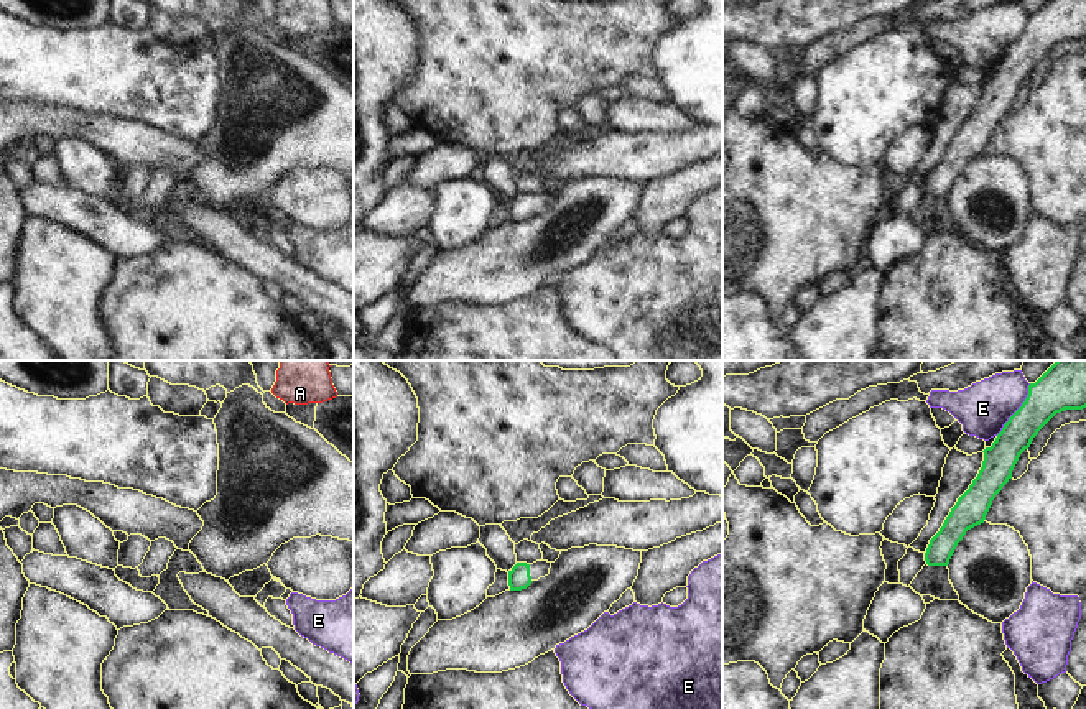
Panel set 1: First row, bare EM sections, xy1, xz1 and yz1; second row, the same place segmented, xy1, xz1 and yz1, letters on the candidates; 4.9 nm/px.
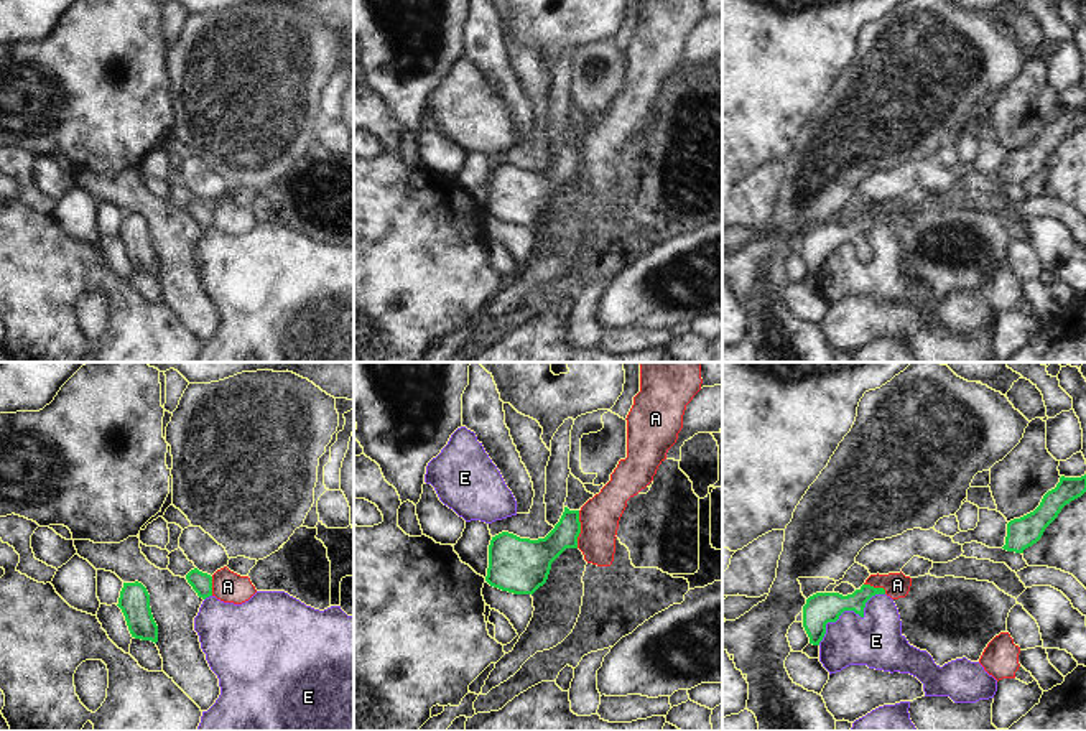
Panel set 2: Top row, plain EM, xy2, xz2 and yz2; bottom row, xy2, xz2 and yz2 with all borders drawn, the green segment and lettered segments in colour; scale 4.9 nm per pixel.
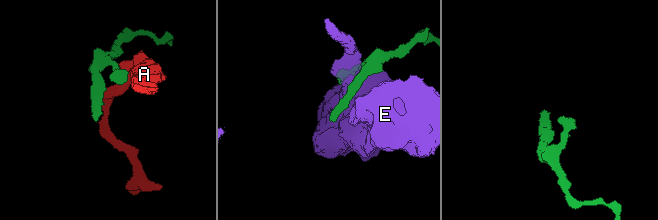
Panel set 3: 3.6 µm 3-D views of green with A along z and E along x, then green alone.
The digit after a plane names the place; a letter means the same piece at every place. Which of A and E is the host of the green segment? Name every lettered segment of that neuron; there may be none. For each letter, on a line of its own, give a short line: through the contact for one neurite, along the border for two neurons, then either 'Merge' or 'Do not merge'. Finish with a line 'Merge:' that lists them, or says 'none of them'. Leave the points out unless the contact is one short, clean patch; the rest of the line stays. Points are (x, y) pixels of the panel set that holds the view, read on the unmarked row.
A: Line: xz2 (580, 142), (576, 178). Do not merge
E: Do not merge
Merge: none of them

